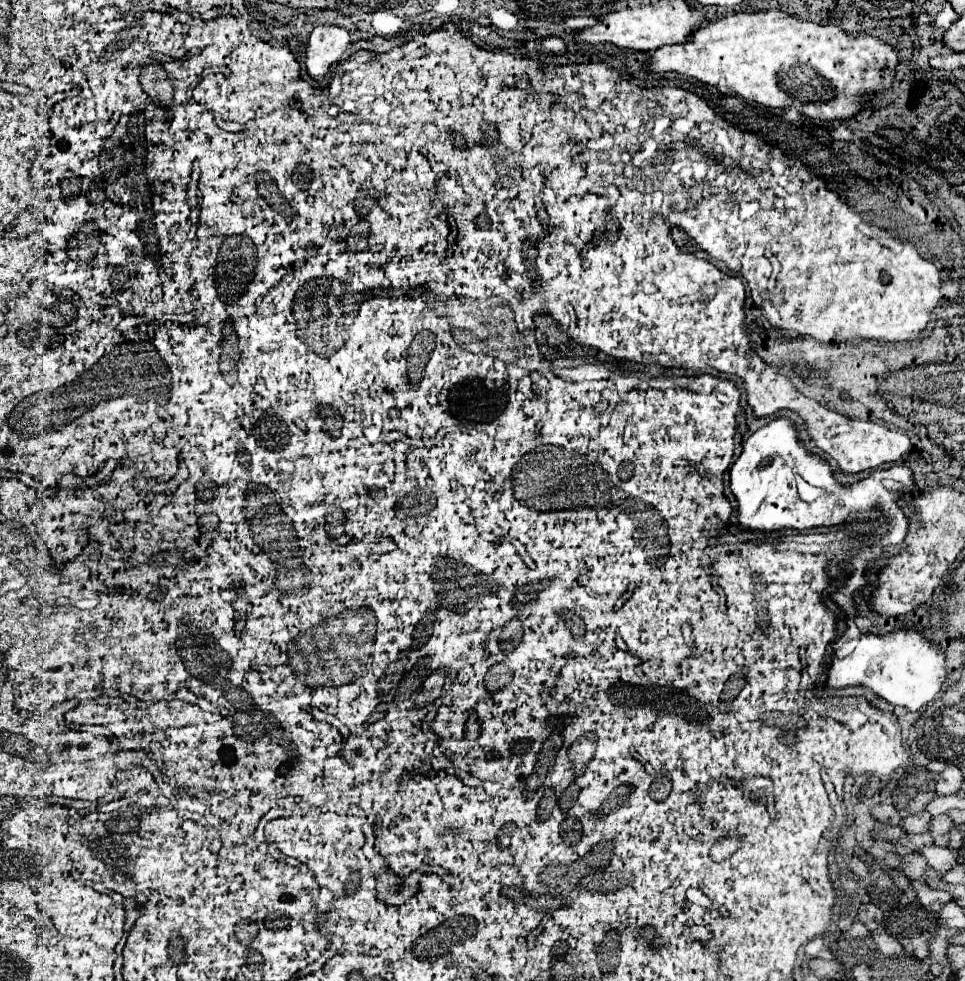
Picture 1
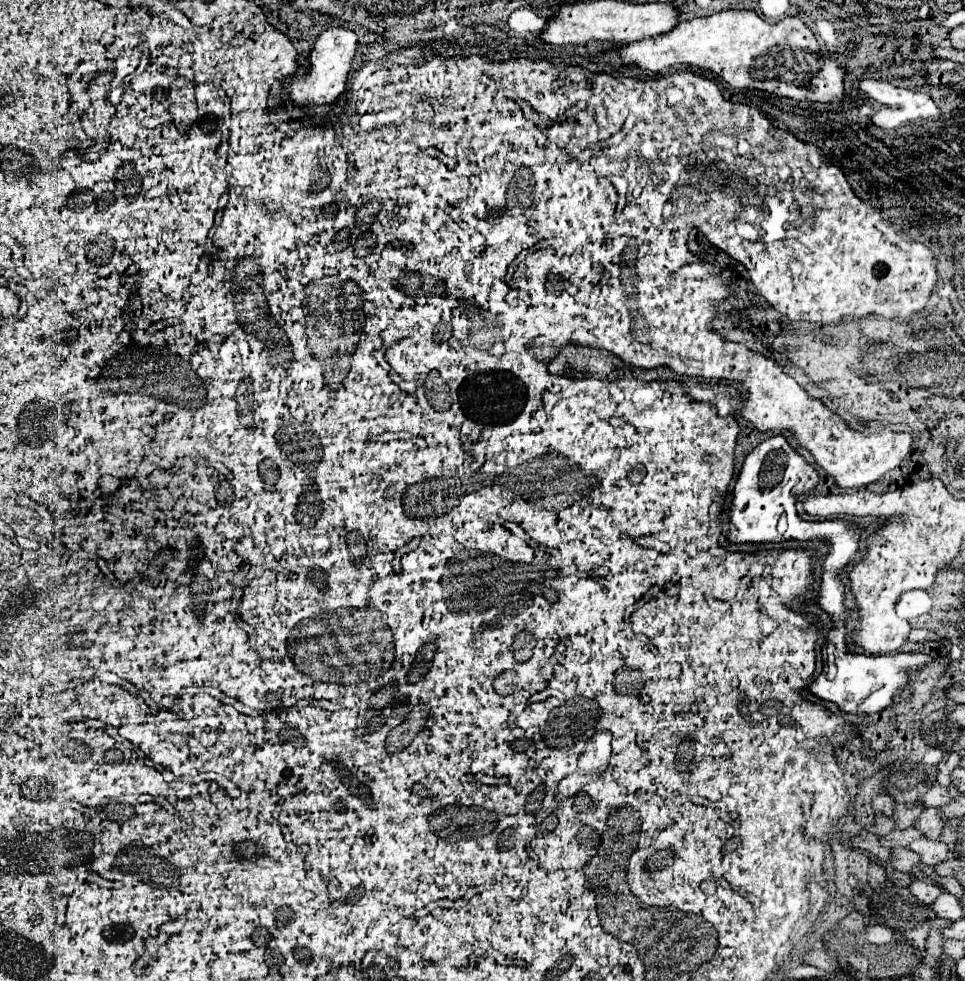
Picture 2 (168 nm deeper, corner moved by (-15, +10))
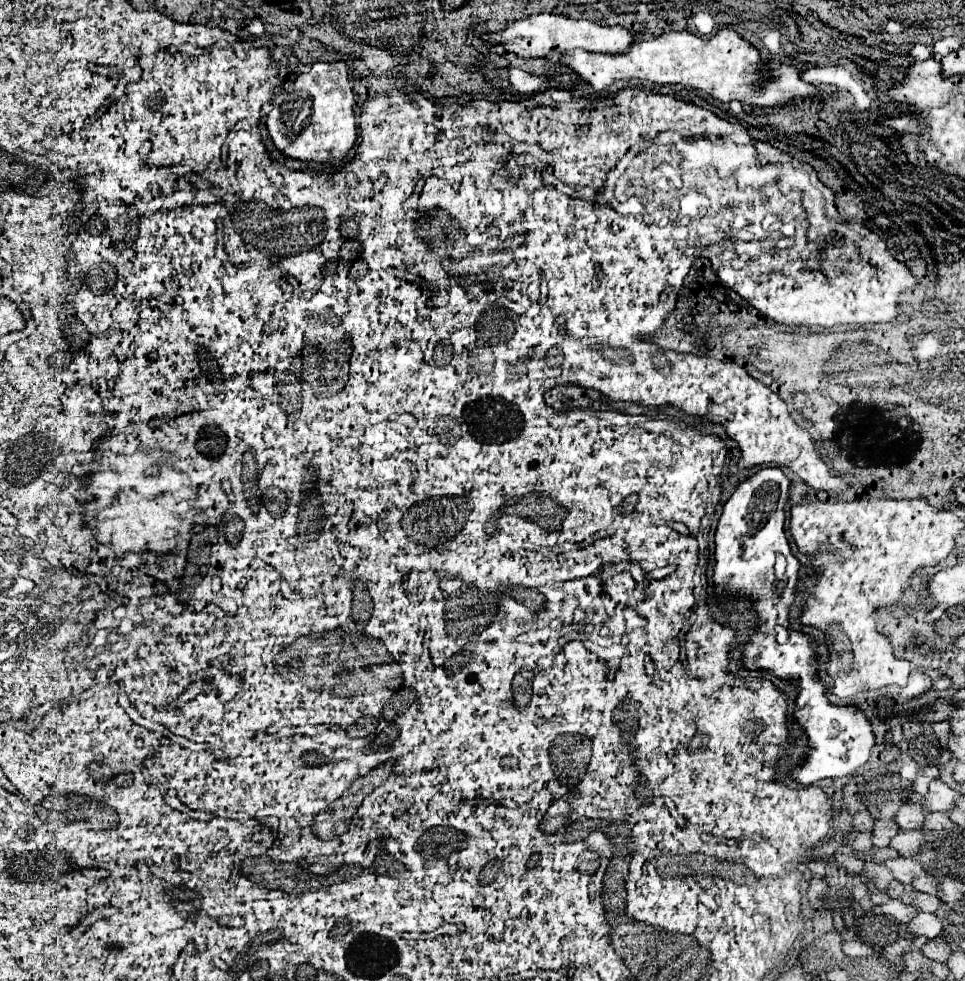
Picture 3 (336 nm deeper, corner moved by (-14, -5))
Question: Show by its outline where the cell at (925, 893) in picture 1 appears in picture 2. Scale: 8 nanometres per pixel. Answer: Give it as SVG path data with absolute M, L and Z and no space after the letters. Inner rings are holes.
M911 881L909 891L913 897L917 897L925 905L931 905L935 901L935 897L943 893L935 883L927 883L927 881Z

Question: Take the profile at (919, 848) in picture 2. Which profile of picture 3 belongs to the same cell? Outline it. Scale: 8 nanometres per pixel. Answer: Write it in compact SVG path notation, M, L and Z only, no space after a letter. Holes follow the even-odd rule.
M900 856L900 858L894 858L894 860L886 860L884 864L892 870L894 878L896 878L898 882L902 882L904 886L912 884L912 880L914 880L916 876L924 874L924 866L922 866L920 862L916 862L916 860L912 860L912 858L902 858L902 856Z

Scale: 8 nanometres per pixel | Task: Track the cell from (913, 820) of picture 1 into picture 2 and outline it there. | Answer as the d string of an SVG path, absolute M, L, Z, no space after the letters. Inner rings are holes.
M897 803L895 809L893 809L895 827L897 827L897 829L907 829L907 827L911 827L923 809L925 809L925 807L919 805L919 803L915 803L915 805L911 805L911 803L909 803L909 805L899 805L899 803Z

